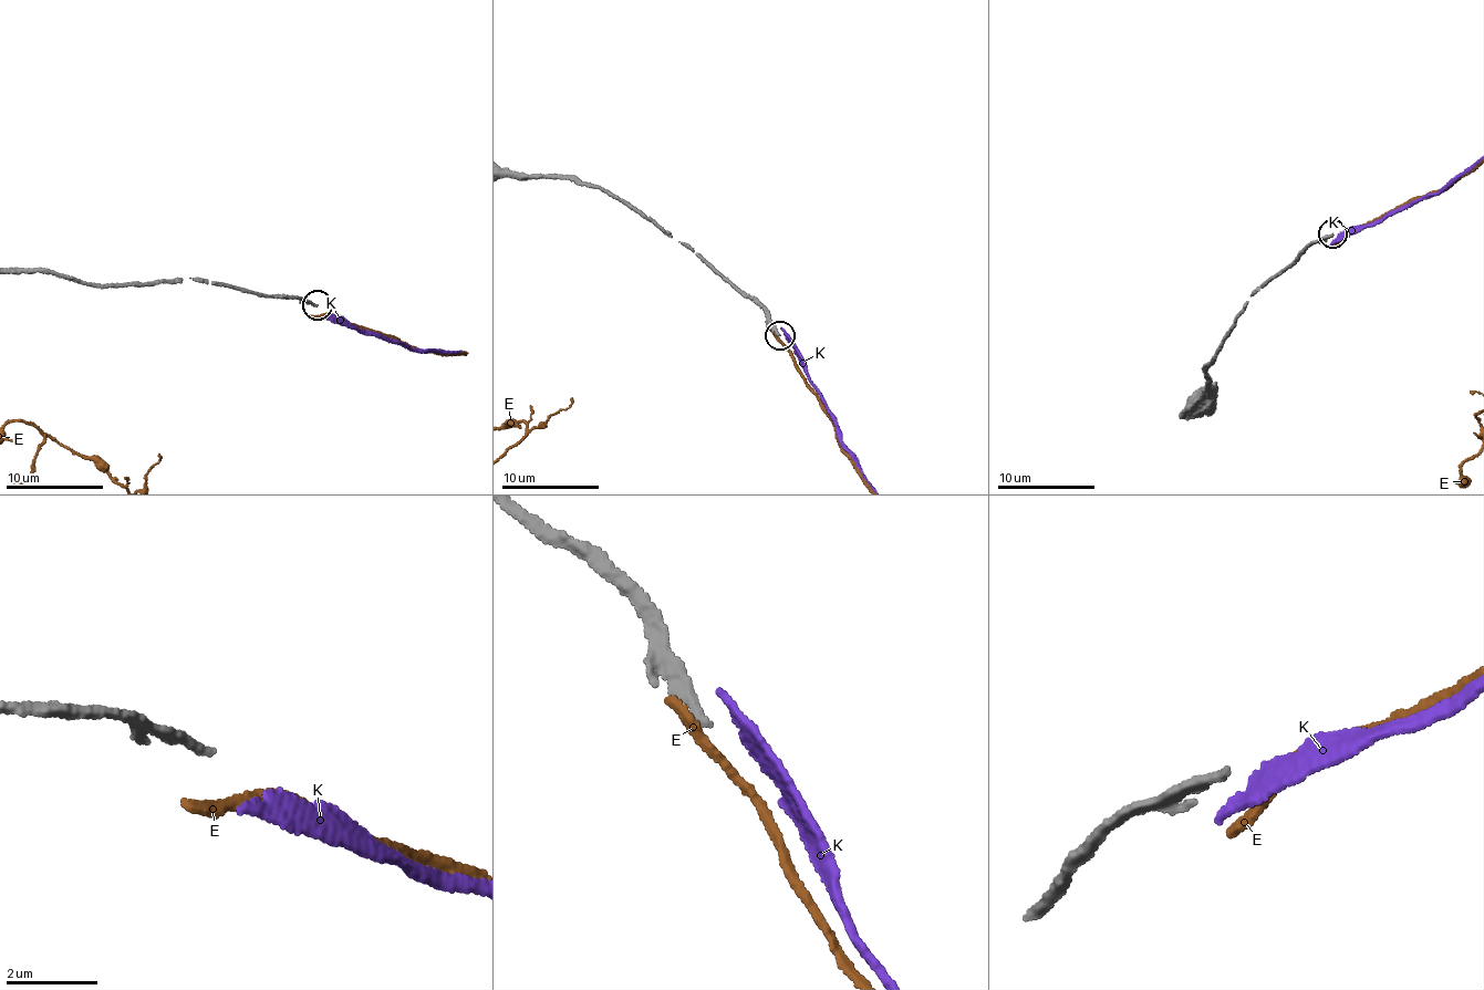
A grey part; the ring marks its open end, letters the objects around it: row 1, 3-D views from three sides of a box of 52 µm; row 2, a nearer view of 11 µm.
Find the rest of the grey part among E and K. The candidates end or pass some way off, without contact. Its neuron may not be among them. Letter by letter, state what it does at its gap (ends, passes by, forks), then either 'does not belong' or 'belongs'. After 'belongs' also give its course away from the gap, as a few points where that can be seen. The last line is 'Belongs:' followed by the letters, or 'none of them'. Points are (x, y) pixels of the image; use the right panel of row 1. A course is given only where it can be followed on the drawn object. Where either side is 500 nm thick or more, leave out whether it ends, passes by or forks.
E: it ends; does not belong
K: it ends; does not belong
Belongs: none of them

